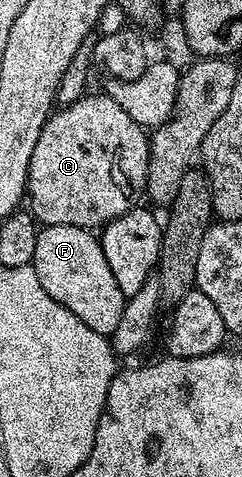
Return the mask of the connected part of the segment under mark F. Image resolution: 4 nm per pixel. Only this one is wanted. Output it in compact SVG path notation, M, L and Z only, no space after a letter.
M65 224L43 225L38 231L31 266L38 274L42 290L83 324L90 326L90 330L111 337L112 332L125 323L126 298L114 279L110 262L106 262L106 254L95 231Z

